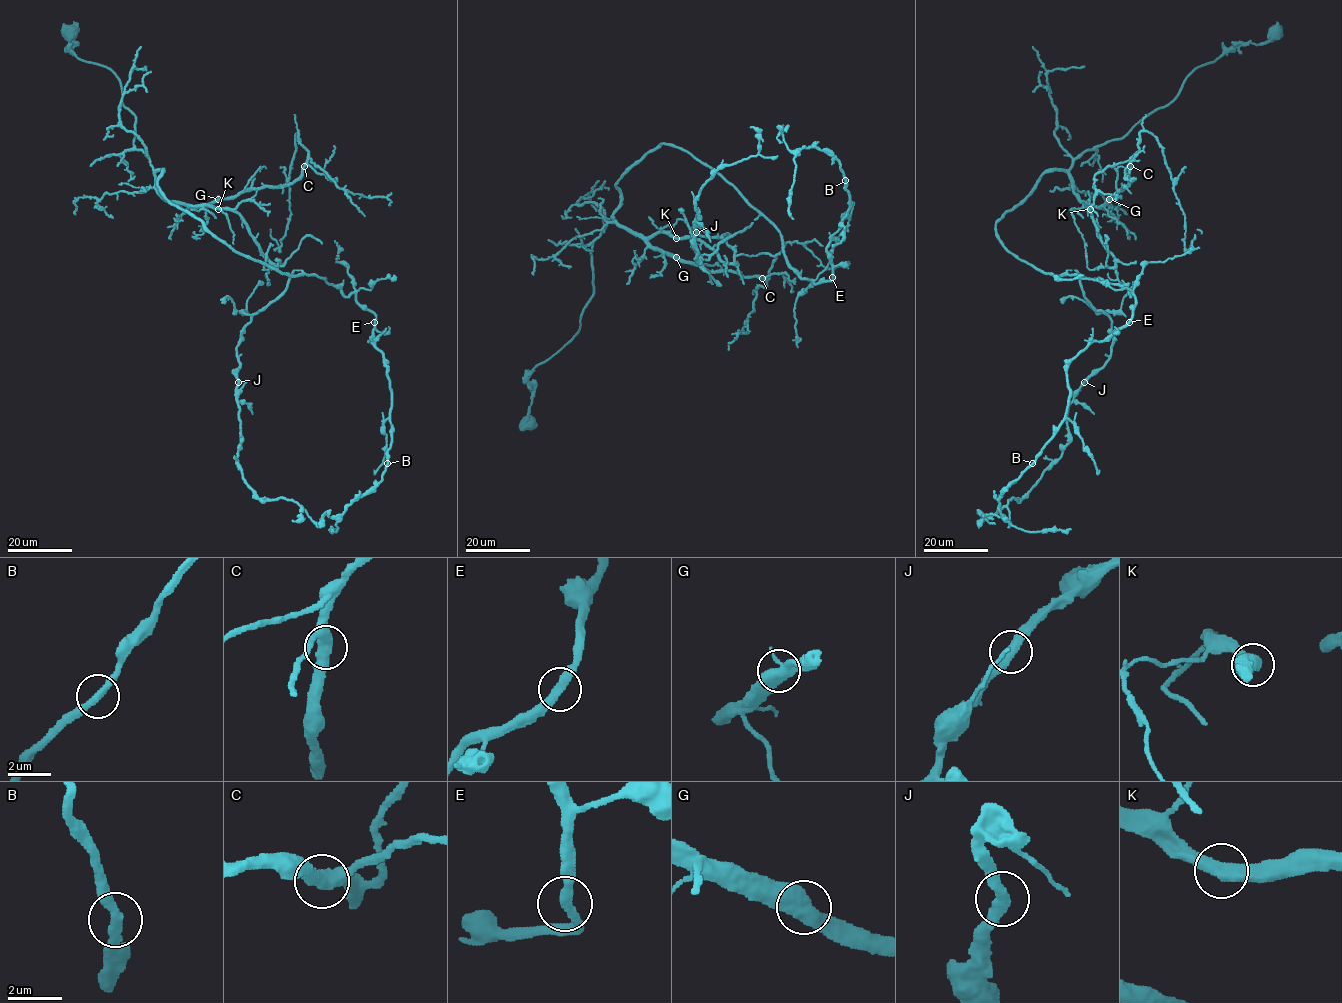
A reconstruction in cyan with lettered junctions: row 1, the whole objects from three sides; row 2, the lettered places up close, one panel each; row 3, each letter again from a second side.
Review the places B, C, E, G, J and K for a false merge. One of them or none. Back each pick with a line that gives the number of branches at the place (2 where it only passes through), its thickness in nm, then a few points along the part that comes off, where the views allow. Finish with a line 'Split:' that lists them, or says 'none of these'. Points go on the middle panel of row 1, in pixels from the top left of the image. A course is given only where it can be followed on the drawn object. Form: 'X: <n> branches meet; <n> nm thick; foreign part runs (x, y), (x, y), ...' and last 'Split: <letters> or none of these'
Split: none of these

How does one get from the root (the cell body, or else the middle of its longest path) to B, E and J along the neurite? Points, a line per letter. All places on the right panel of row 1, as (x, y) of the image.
B: (1274, 32), (1197, 67), (996, 221), (1040, 271), (1135, 298), (1126, 324), (1070, 362), (1065, 417), (1033, 464)
E: (1274, 32), (1197, 67), (996, 221), (1040, 271), (1123, 285), (1129, 322)
J: (1274, 32), (1197, 67), (996, 221), (1019, 259), (1075, 270), (1112, 322), (1110, 358), (1085, 382)

